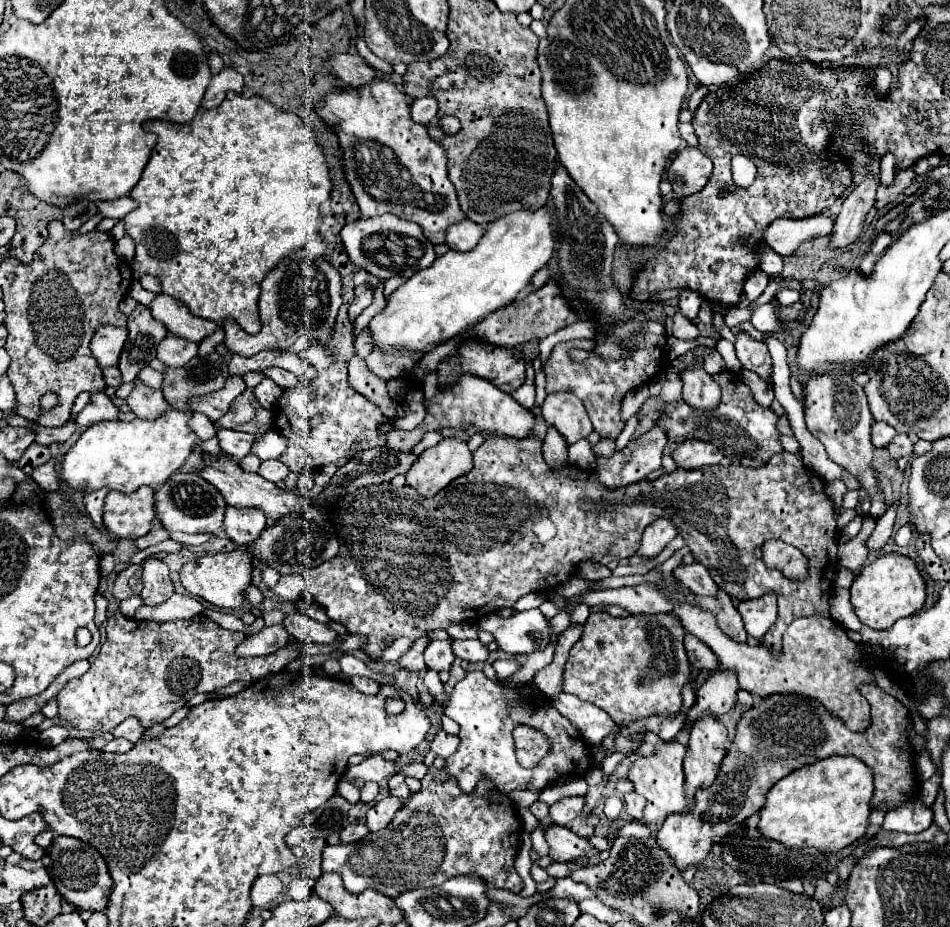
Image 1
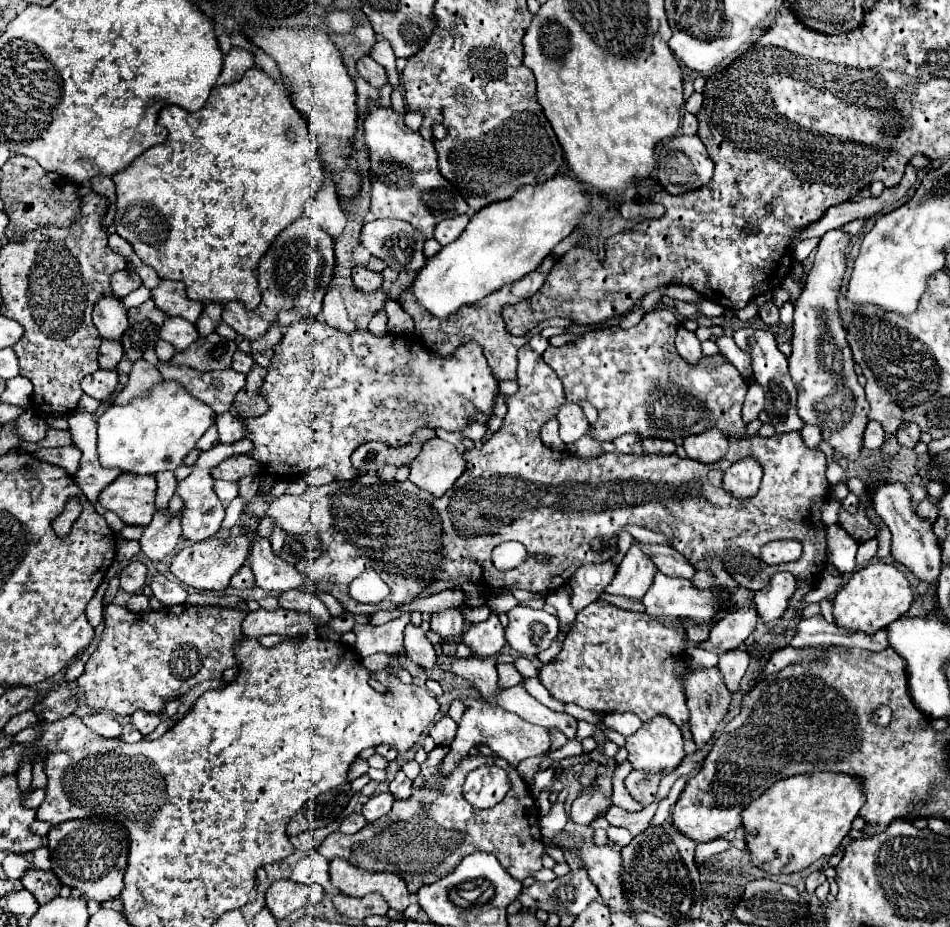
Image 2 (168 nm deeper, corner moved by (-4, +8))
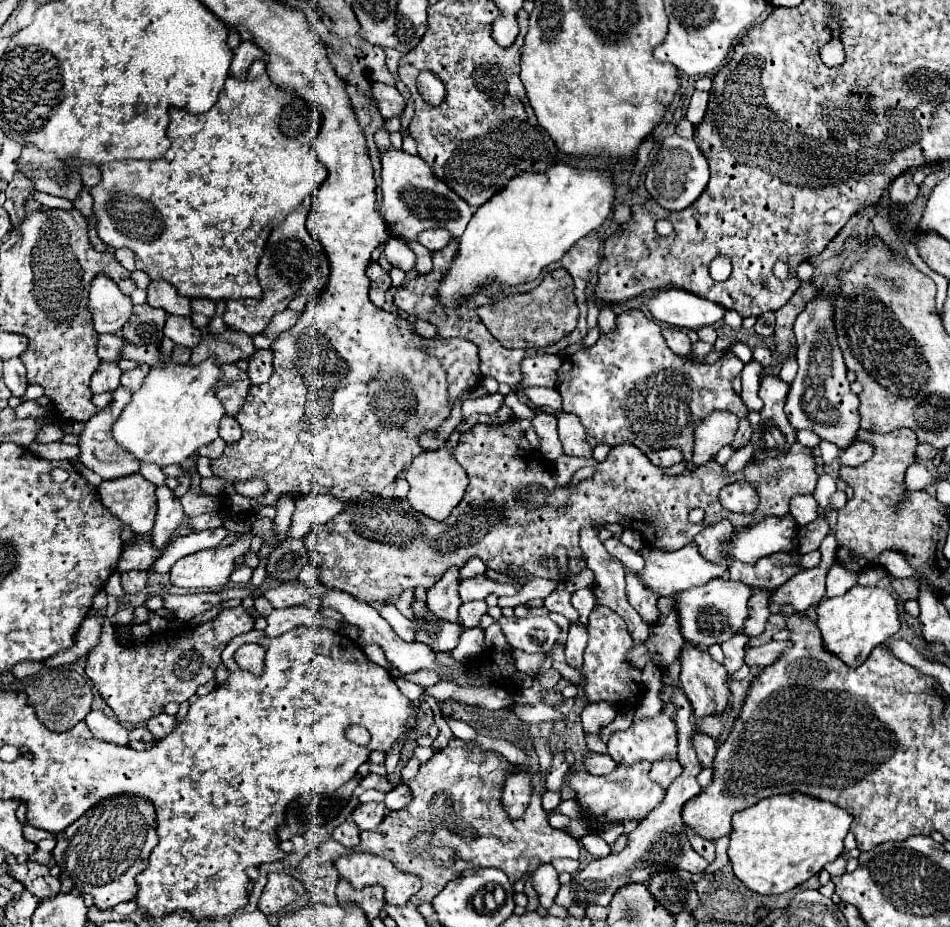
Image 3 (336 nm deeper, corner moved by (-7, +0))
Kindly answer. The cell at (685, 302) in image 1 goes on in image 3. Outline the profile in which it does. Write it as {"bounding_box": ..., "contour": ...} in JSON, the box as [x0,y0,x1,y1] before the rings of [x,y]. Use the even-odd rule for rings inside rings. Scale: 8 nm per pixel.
{"bounding_box":[647,288,726,330],"contour":[[[681,288],[659,292],[647,302],[647,308],[659,322],[691,330],[719,322],[726,312],[719,304]]]}

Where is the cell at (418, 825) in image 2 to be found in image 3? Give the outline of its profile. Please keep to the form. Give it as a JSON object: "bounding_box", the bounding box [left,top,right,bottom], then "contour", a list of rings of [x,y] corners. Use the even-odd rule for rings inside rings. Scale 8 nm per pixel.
{"bounding_box":[297,738,581,906],"contour":[[[455,738],[443,750],[435,752],[429,762],[421,764],[417,776],[407,782],[409,790],[413,792],[413,802],[407,808],[389,812],[375,830],[363,830],[361,842],[353,850],[339,846],[339,842],[333,838],[325,840],[315,848],[315,852],[308,853],[300,862],[297,872],[311,864],[335,866],[335,858],[351,852],[379,854],[391,858],[391,862],[395,862],[399,868],[409,870],[409,874],[421,878],[421,890],[411,896],[411,904],[419,906],[423,902],[431,902],[447,886],[447,882],[461,876],[461,872],[467,868],[499,868],[511,882],[517,882],[527,874],[531,858],[539,858],[541,862],[551,862],[555,858],[577,860],[581,850],[579,842],[565,830],[551,828],[547,822],[547,812],[541,808],[541,797],[546,787],[532,741],[526,740],[522,749],[532,760],[530,770],[532,768],[533,784],[537,783],[531,804],[519,820],[507,818],[499,802],[503,780],[509,770],[515,770],[515,766],[499,752],[481,750],[479,746],[475,746],[475,750],[467,750],[465,740]],[[437,846],[449,846],[455,850],[457,858],[451,868],[435,866],[431,850]]]}

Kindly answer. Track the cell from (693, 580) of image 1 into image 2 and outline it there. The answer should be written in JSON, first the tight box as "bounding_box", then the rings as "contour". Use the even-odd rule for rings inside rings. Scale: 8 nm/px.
{"bounding_box":[644,544,696,580],"contour":[[[644,544],[644,548],[652,554],[652,560],[656,562],[656,568],[664,572],[666,576],[682,576],[692,580],[696,574],[696,568],[684,558],[678,550],[672,546],[658,546],[658,544]]]}

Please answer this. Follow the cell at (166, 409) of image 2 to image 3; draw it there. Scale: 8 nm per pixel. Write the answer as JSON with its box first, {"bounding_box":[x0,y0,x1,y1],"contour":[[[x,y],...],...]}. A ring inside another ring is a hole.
{"bounding_box":[113,358,225,466],"contour":[[[215,358],[201,364],[163,362],[145,376],[139,390],[133,392],[131,402],[121,412],[113,426],[113,438],[129,450],[139,462],[153,462],[157,466],[181,464],[199,446],[213,442],[219,434],[219,422],[225,408],[215,394],[217,382],[223,378],[221,366]]]}

